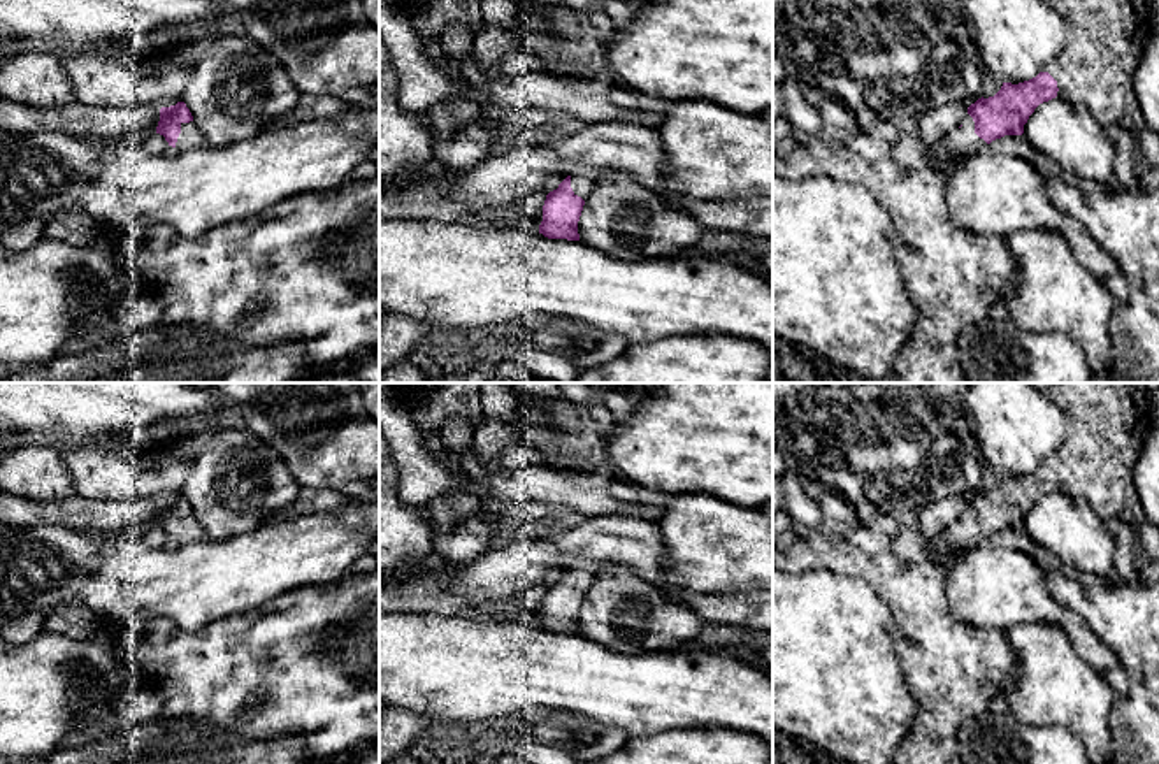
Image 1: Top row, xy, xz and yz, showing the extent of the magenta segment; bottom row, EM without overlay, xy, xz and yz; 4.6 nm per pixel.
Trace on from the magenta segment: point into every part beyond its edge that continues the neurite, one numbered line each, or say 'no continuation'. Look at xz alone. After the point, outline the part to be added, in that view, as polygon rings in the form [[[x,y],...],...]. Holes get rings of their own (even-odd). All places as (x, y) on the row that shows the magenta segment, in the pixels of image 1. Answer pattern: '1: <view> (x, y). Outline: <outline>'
1: xz (582, 185). Outline: [[[574,174],[571,176],[571,188],[574,195],[587,200],[595,186],[595,181],[597,181],[597,174]]]

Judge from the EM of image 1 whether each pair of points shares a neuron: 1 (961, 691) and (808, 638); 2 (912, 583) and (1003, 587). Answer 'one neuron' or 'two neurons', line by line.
1: two neurons
2: two neurons

